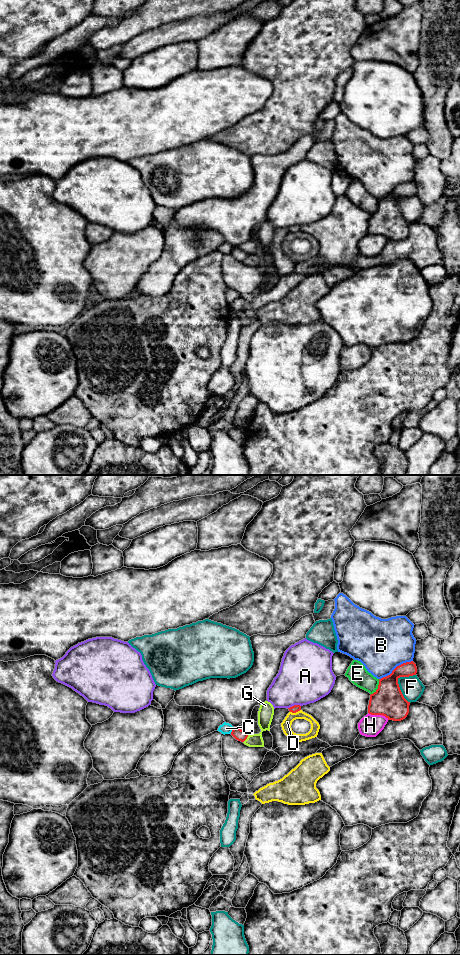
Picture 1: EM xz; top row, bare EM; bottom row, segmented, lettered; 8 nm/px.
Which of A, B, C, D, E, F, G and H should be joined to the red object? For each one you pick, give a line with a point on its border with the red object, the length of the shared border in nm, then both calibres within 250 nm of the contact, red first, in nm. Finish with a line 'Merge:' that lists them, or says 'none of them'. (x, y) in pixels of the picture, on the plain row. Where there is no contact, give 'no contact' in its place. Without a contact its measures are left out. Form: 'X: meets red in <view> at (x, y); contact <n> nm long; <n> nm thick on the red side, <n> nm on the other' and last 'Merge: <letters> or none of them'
Merge: none of them

